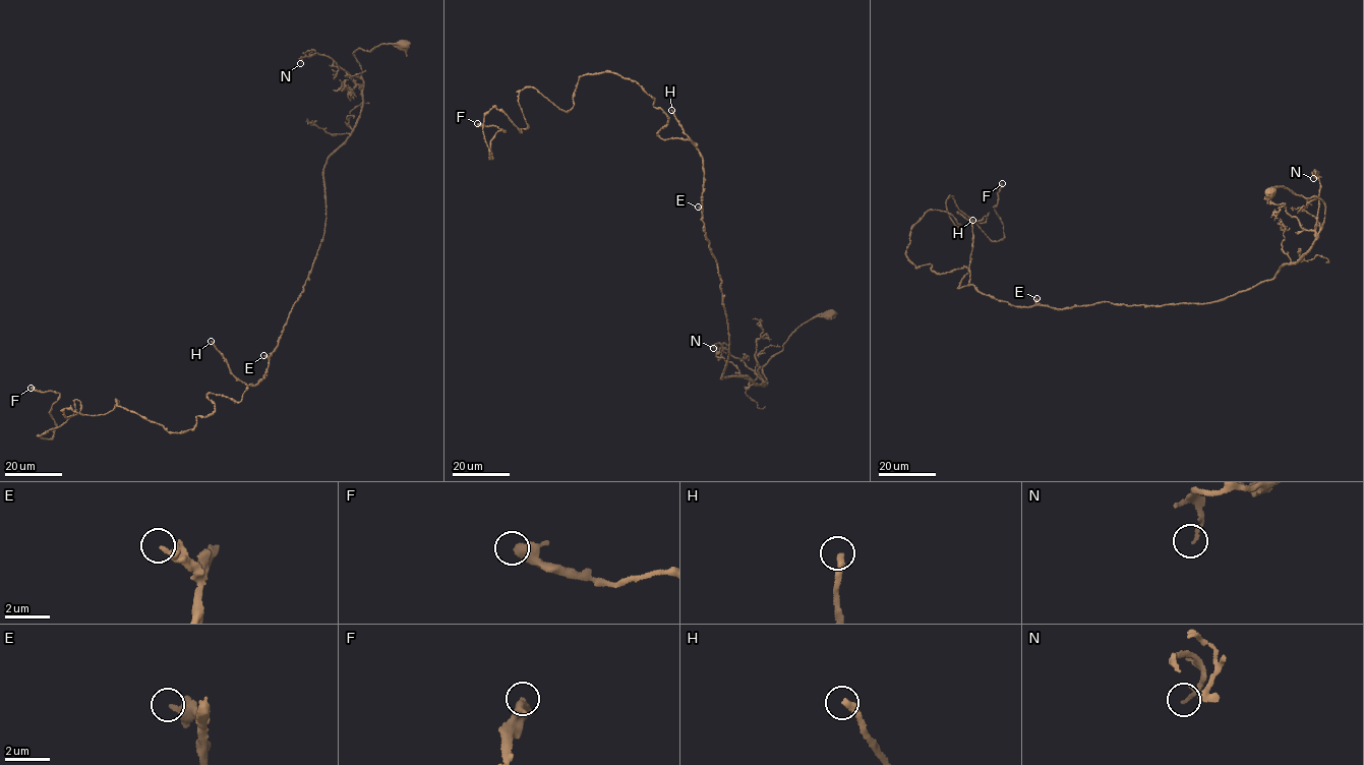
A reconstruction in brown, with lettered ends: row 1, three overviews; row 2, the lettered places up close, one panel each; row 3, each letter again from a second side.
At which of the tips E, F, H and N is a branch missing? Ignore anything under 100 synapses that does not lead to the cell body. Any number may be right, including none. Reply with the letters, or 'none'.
H

